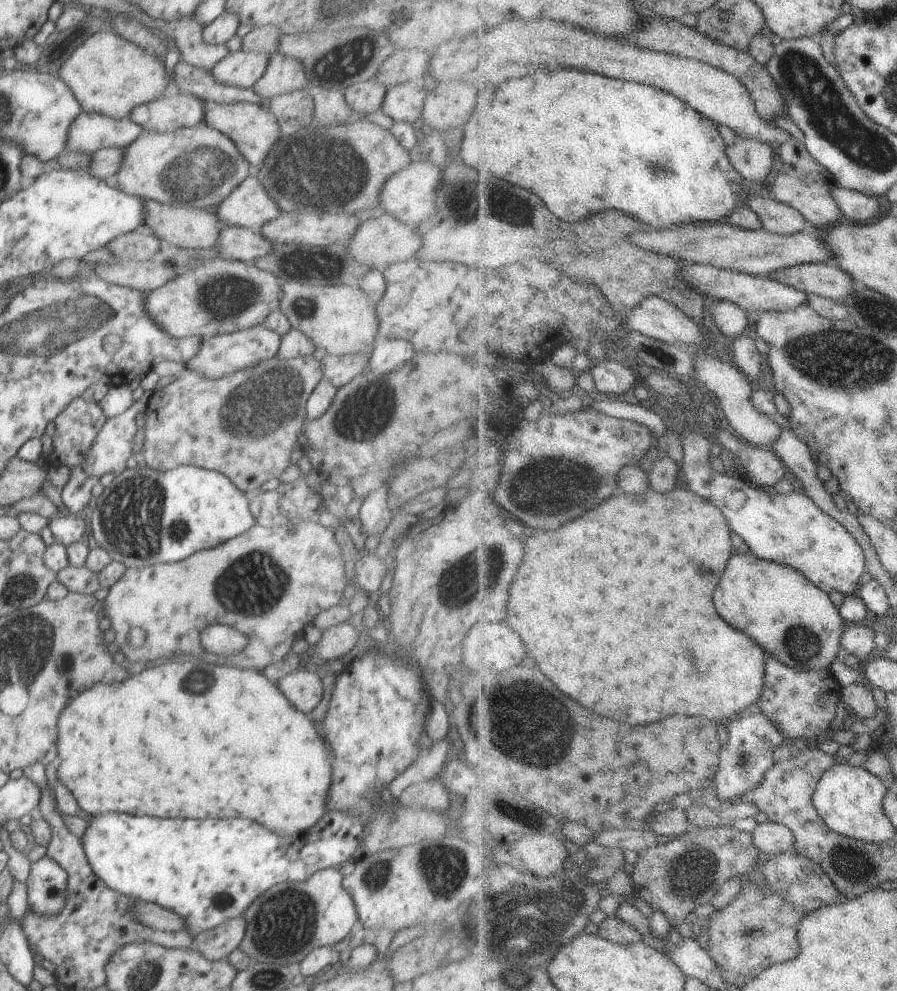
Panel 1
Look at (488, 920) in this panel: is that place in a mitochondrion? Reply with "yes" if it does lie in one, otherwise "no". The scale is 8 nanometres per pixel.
yes

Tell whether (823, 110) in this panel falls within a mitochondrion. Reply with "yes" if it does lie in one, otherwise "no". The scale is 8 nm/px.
yes

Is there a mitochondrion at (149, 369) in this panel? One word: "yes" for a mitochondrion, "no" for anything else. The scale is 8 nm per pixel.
no

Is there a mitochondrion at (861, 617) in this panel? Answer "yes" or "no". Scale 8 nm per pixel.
no

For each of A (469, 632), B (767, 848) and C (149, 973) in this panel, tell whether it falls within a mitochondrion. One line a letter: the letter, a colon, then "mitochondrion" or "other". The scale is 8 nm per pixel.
A: other
B: other
C: mitochondrion

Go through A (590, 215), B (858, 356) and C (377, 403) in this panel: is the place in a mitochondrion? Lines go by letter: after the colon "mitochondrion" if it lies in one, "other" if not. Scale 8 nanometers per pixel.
A: other
B: mitochondrion
C: mitochondrion

